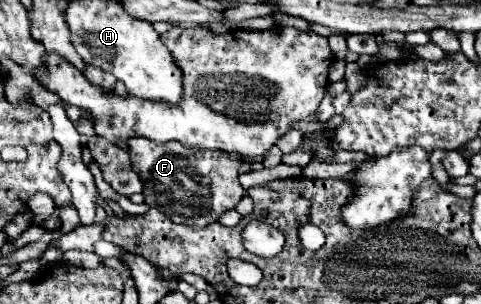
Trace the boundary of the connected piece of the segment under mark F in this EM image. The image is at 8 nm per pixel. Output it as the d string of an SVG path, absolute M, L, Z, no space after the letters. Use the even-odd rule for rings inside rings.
M141 136L129 138L129 148L131 148L129 154L131 154L133 170L139 174L141 182L143 182L145 202L151 208L159 208L163 214L169 216L169 220L173 220L177 224L205 228L205 226L217 222L227 210L233 210L237 206L237 202L245 196L245 190L237 178L239 176L237 170L241 166L241 156L237 156L237 154L229 154L229 152L221 152L221 150L191 150L191 148L181 148L181 144L177 144L177 142L155 144ZM179 184L195 184L195 200L193 200L193 194Z

